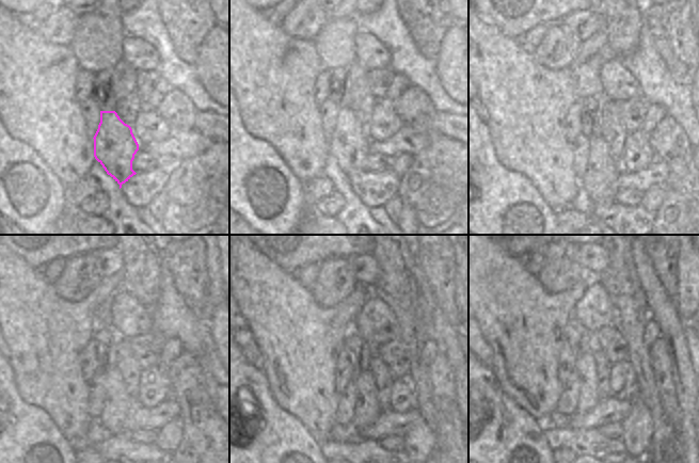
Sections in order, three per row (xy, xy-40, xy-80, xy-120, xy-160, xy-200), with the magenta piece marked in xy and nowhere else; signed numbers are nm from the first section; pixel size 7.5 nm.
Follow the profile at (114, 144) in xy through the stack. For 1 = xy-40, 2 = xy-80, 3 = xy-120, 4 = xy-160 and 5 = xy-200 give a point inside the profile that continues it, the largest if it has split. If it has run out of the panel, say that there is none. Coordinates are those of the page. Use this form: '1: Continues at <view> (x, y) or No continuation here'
1: Continues at xy-40 (350, 145)
2: Continues at xy-80 (592, 163)
3: Continues at xy-120 (111, 401)
4: Continues at xy-160 (346, 392)
5: Continues at xy-200 (587, 398)

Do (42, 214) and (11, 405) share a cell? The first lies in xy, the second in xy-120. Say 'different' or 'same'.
same

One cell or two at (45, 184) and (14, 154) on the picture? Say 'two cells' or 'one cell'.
one cell

